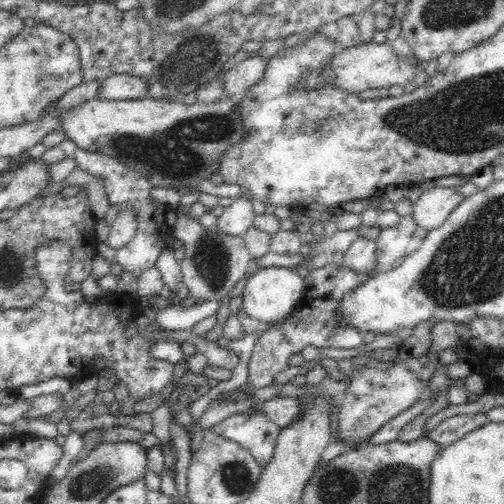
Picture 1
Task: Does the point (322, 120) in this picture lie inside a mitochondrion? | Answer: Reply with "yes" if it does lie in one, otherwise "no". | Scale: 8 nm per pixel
yes

